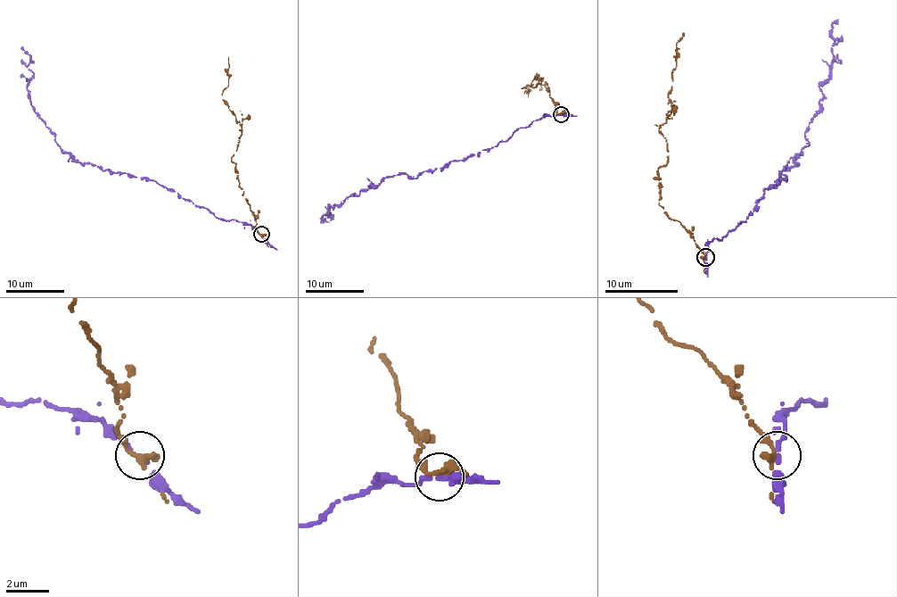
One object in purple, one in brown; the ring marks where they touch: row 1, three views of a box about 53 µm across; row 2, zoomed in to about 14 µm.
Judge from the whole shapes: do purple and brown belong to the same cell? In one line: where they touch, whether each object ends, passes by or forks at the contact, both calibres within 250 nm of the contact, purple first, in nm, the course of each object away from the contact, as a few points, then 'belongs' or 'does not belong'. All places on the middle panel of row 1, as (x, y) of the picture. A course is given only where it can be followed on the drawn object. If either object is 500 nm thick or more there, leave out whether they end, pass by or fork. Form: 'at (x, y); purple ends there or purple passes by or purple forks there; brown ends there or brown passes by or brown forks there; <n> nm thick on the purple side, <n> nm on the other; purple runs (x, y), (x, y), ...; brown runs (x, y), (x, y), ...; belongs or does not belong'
at (561, 114); purple passes by; brown ends there; 160 nm thick on the purple side, 440 nm on the other; purple runs (560, 114), (544, 115), (493, 147), (415, 178), (386, 177), (329, 204), (326, 212), (333, 216), (321, 219); brown runs (560, 114), (543, 78), (536, 76), (531, 85), (541, 78), (536, 87), (521, 87), (528, 96); does not belong

